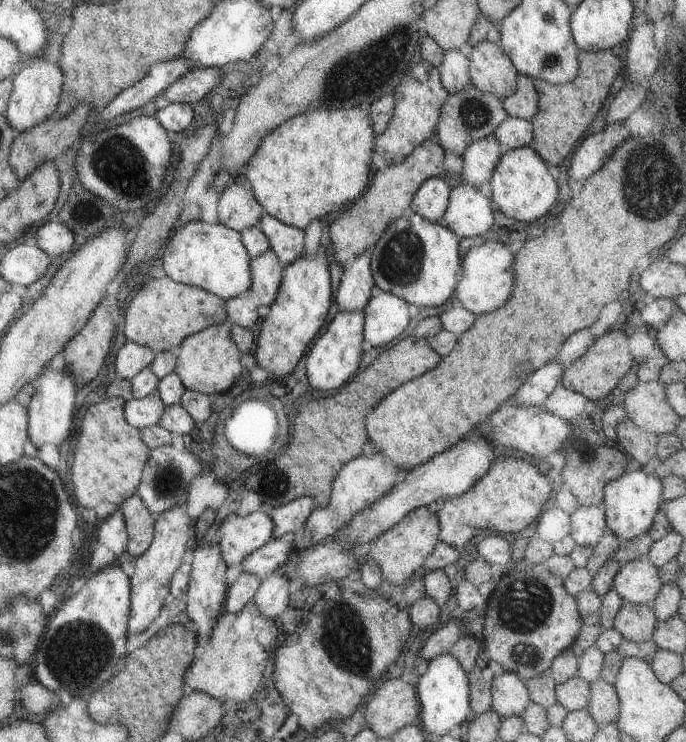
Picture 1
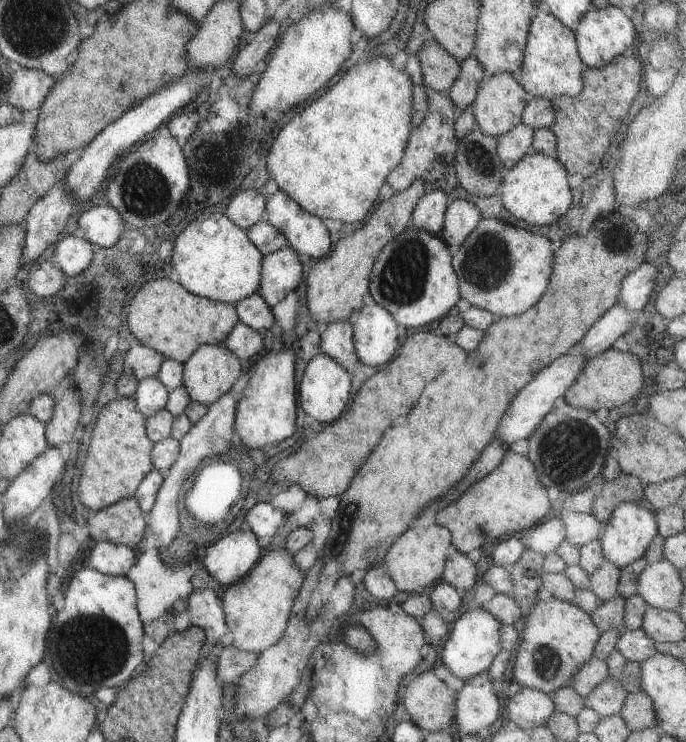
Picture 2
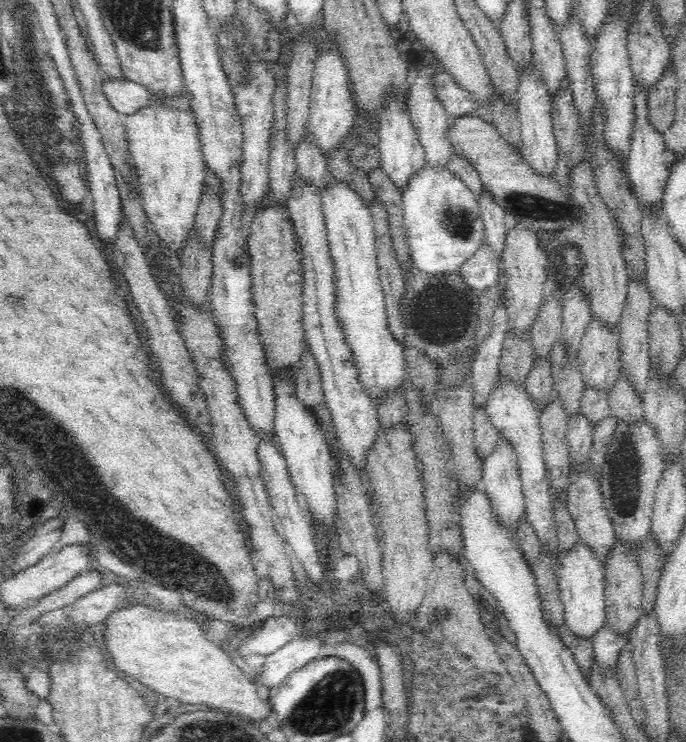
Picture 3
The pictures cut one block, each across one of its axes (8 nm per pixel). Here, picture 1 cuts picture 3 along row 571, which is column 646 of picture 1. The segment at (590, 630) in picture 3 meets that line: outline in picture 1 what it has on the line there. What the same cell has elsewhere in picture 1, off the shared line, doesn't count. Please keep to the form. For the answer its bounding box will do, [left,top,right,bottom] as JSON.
[612,558,661,608]

